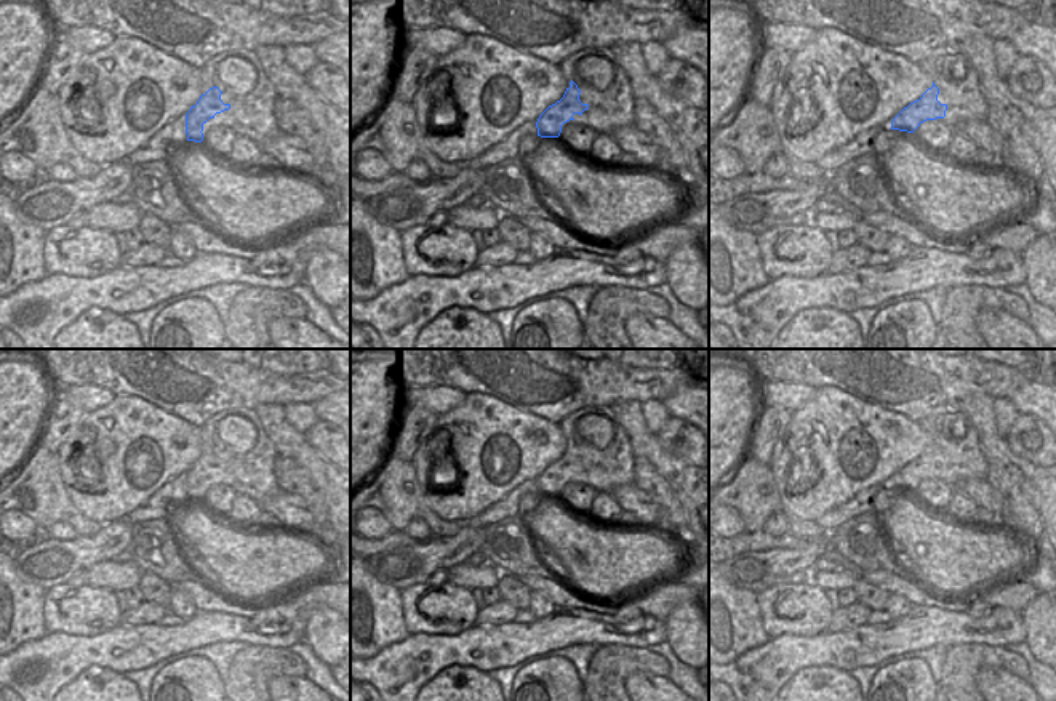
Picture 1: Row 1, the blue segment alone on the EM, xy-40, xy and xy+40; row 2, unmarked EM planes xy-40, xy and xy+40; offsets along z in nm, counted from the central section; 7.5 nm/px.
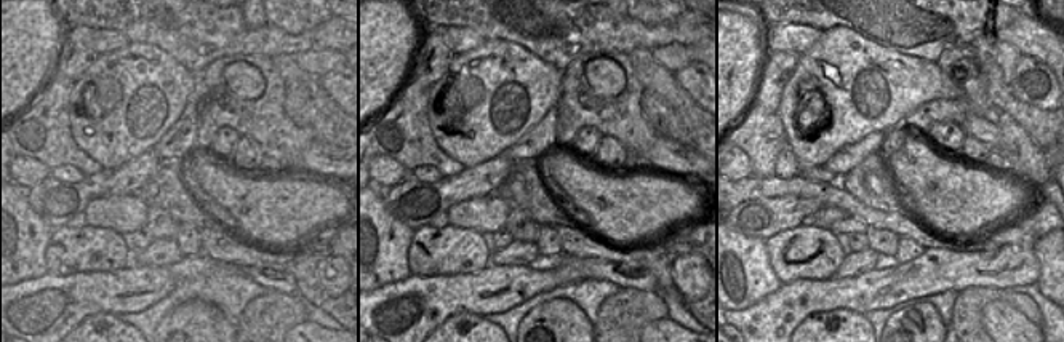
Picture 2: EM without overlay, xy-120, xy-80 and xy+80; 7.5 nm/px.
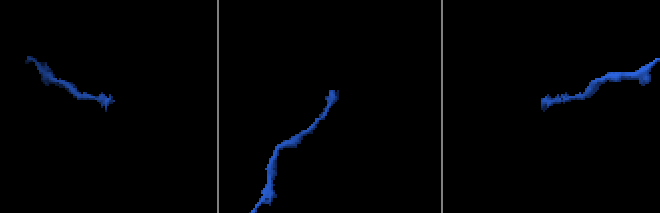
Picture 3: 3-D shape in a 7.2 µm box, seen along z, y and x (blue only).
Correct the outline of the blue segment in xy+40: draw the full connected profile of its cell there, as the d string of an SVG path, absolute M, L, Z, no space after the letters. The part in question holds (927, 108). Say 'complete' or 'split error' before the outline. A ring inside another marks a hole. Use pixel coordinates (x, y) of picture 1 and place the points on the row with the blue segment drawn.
complete; M928 88L920 99L904 107L891 122L891 130L914 133L923 122L944 118L947 104L938 101L939 88Z

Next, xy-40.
complete; M218 86L210 88L200 96L195 106L186 114L186 134L187 141L202 142L203 141L203 125L214 118L216 114L230 109L230 104L221 101L222 91Z

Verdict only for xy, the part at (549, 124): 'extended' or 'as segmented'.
as segmented

